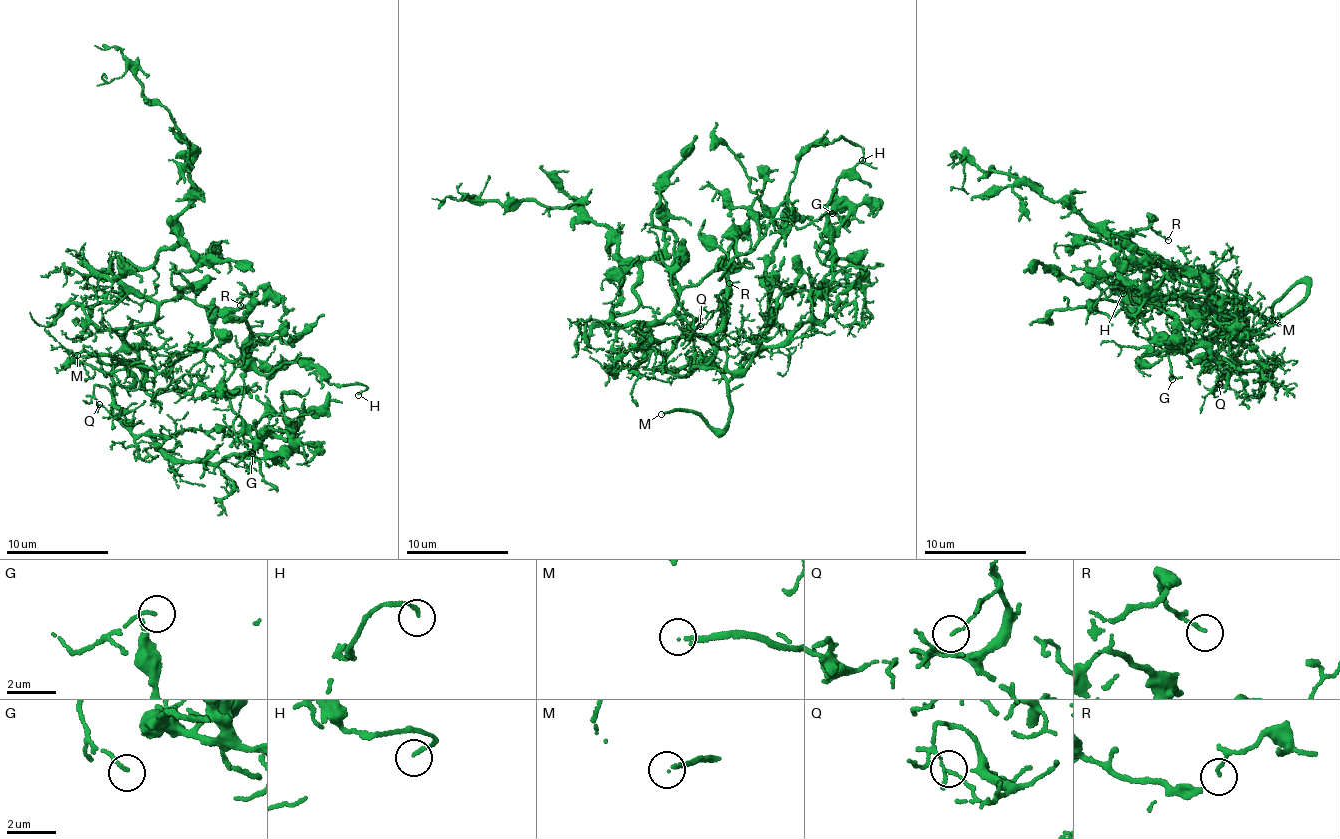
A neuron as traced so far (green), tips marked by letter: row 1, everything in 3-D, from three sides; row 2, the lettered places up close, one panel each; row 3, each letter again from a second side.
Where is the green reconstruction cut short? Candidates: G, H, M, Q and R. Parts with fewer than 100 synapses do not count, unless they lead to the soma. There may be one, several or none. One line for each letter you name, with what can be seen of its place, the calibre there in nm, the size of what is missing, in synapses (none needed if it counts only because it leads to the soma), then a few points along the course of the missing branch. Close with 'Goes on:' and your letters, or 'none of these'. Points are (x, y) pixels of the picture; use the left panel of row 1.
M: place (77, 355); calibre 130 nm; 350 synapses
Goes on: M

